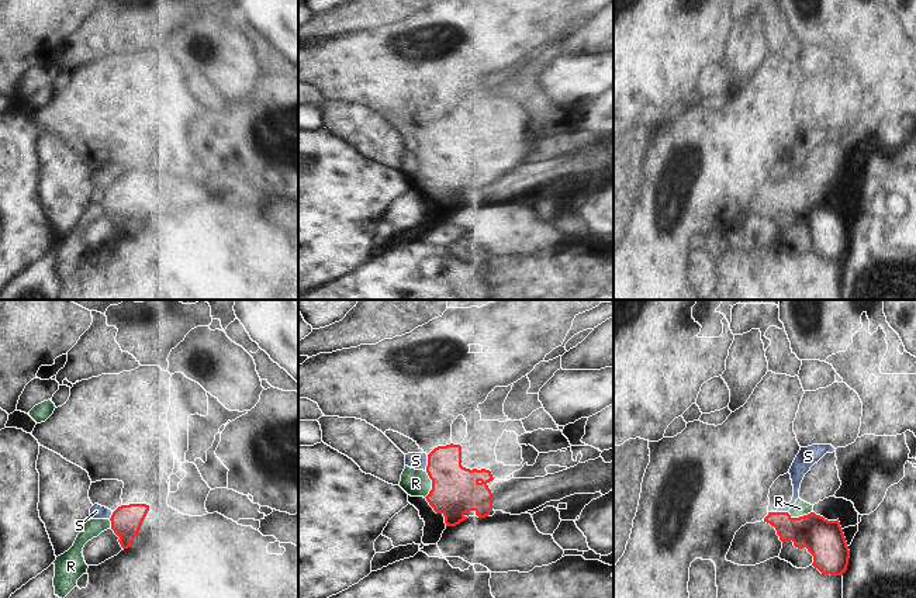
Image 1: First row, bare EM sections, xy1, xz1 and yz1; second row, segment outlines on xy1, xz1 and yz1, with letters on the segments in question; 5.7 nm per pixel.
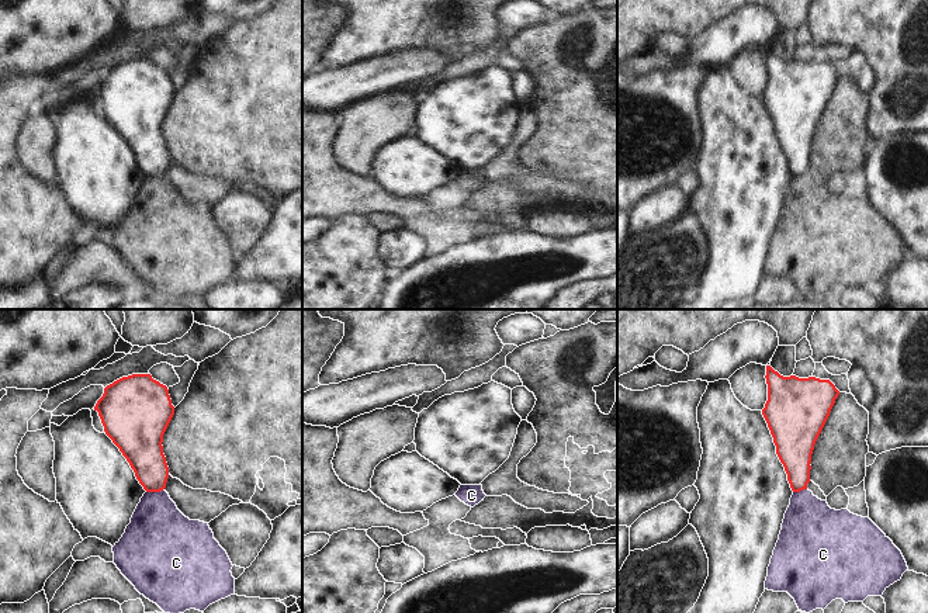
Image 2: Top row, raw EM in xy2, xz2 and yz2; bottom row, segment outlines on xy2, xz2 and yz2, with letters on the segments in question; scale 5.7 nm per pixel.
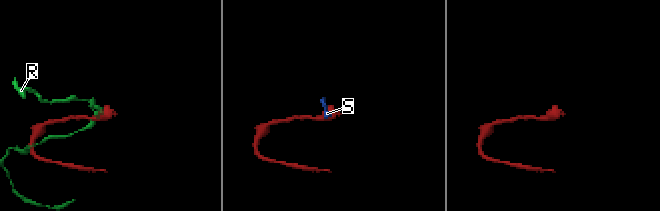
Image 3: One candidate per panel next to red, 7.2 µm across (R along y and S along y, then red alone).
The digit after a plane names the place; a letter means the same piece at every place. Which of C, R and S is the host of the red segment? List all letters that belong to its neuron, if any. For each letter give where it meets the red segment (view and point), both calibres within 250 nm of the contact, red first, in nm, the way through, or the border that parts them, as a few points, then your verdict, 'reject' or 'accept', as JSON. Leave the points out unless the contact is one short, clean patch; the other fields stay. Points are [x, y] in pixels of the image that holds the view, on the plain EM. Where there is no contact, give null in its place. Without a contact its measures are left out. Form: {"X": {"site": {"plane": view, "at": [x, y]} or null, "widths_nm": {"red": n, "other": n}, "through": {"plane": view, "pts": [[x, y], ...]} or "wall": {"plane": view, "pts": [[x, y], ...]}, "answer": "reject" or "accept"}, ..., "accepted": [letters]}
{"C": {"site": {"plane": "xy2", "at": [155, 176]}, "widths_nm": {"red": 220, "other": 360}, "wall": {"plane": "xy2", "pts": [[163, 173], [146, 177]]}, "answer": "reject"}, "R": {"site": {"plane": "yz1", "at": [799, 201]}, "widths_nm": {"red": 220, "other": 90}, "wall": {"plane": "yz1", "pts": [[812, 196], [798, 201], [791, 201], [787, 197]]}, "answer": "reject"}, "S": {"site": {"plane": "xz1", "at": [428, 148]}, "widths_nm": {"red": 280, "other": 100}, "wall": {"plane": "xz1", "pts": [[428, 140], [425, 155]]}, "answer": "reject"}, "accepted": []}

